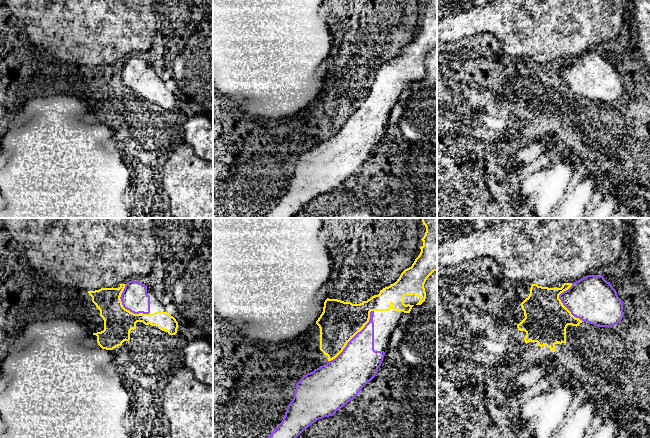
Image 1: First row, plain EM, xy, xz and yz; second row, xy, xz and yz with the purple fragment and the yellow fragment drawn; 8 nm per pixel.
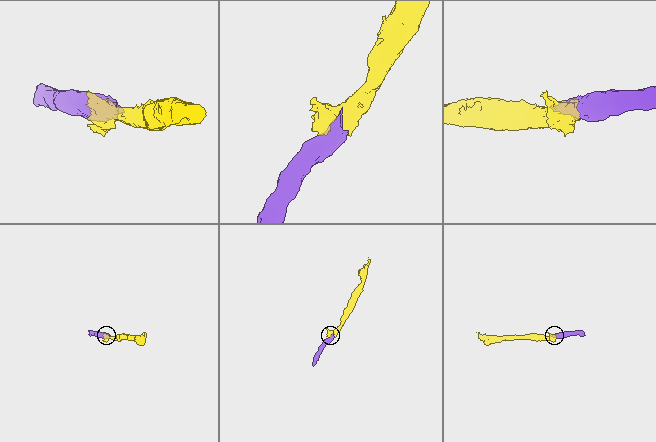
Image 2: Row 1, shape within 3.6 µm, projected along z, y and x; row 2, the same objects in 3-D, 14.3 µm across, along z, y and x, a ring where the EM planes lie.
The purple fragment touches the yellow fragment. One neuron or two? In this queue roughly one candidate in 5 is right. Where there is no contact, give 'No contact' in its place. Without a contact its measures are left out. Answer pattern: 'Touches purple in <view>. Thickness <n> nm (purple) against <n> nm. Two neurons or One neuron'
Touches purple in xz. Thickness 320 nm (purple) against 320 nm. One neuron

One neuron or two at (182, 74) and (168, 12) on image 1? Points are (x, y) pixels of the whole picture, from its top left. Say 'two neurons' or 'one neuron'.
two neurons

